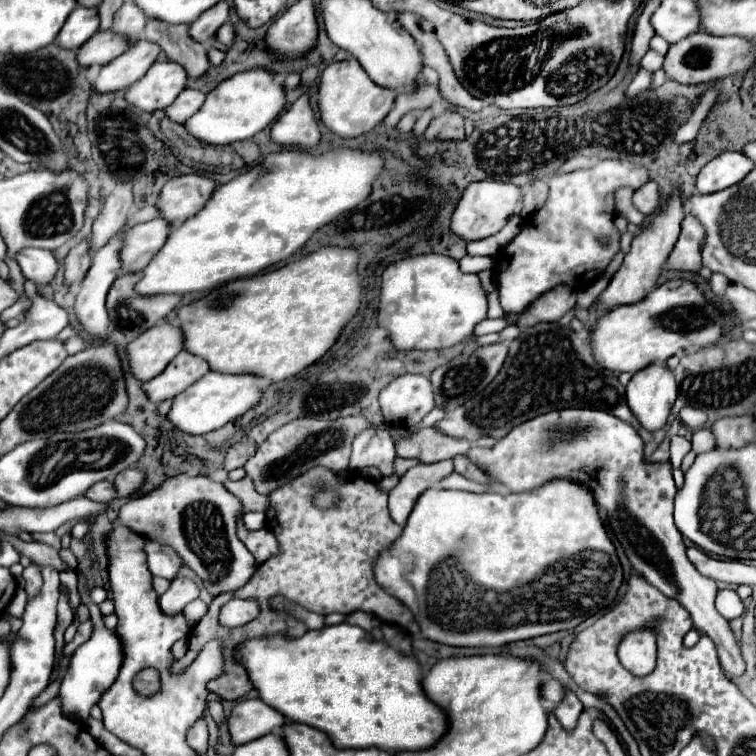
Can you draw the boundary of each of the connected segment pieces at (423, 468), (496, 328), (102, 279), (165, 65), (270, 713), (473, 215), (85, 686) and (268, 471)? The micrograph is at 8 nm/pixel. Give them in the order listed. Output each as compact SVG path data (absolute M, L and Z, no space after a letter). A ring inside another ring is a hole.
M441 460L435 464L417 464L409 472L405 472L399 484L389 492L391 518L399 526L405 526L407 516L413 510L413 504L417 502L419 494L451 472L453 472L453 460Z
M503 317L498 319L485 319L476 325L472 335L481 336L488 333L496 333L502 331L508 325ZM504 320L504 321L503 321Z
M121 234L113 236L101 250L95 252L93 264L91 264L87 276L83 278L83 282L77 290L77 296L75 296L75 314L77 314L81 330L85 334L89 334L91 338L97 338L97 340L107 340L107 336L109 336L109 324L111 322L109 322L109 316L105 310L105 296L107 296L107 290L111 288L111 284L115 282L117 270L119 270L119 250L121 250L119 236Z
M159 60L139 82L127 88L127 102L141 112L153 112L169 106L185 88L187 72L171 60Z
M255 698L255 700L239 700L233 706L227 718L227 728L231 734L231 742L235 746L241 746L275 732L283 722L285 722L283 714L279 714L277 710L269 708L259 698Z
M491 180L473 182L465 188L461 200L457 202L457 206L451 214L451 232L465 242L487 238L487 236L499 232L505 226L505 222L509 220L509 216L517 212L519 200L521 200L521 188L517 188L513 184L491 182Z
M79 576L79 594L81 594L81 602L89 606L91 610L91 620L93 620L93 634L91 638L79 646L75 650L75 654L71 656L71 664L67 668L67 674L63 676L63 682L61 682L61 690L59 690L59 696L63 700L63 710L69 718L75 718L75 720L81 720L85 722L89 718L89 710L93 704L99 702L101 694L115 682L117 674L119 674L119 668L123 664L123 658L125 658L125 652L123 652L123 642L121 638L113 632L113 630L107 630L107 626L103 626L103 616L101 612L97 610L97 606L87 598L89 594L89 588L85 586L85 578Z
M361 416L339 418L339 420L317 420L317 418L299 418L279 430L275 430L251 456L245 464L247 476L253 480L255 488L269 488L273 492L277 486L283 486L293 476L305 472L313 466L325 466L335 472L349 470L351 442L355 434L367 428L367 420Z

